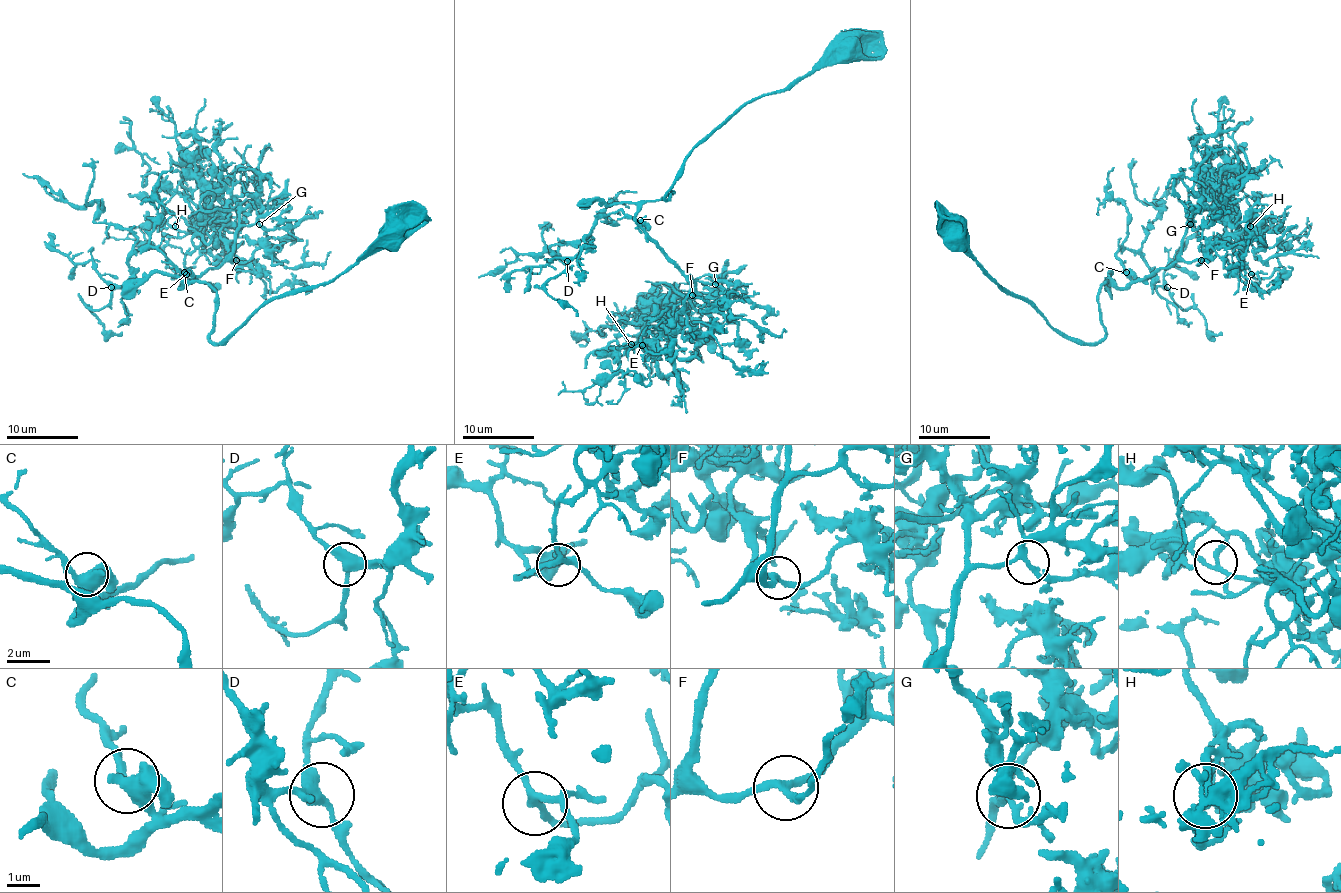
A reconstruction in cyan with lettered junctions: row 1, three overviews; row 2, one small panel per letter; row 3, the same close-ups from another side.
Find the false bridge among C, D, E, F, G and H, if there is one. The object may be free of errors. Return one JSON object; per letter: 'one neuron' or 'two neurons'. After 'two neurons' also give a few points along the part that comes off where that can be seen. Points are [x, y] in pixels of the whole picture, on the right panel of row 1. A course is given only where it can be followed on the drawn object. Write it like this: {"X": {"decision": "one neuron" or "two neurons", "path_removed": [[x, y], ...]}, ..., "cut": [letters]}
{"C": {"decision": "one neuron"}, "D": {"decision": "one neuron"}, "E": {"decision": "one neuron"}, "F": {"decision": "one neuron"}, "G": {"decision": "one neuron"}, "H": {"decision": "two neurons", "path_removed": [[1251, 226], [1251, 217], [1242, 237], [1222, 215], [1242, 161], [1233, 131], [1251, 117]]}, "cut": ["H"]}

